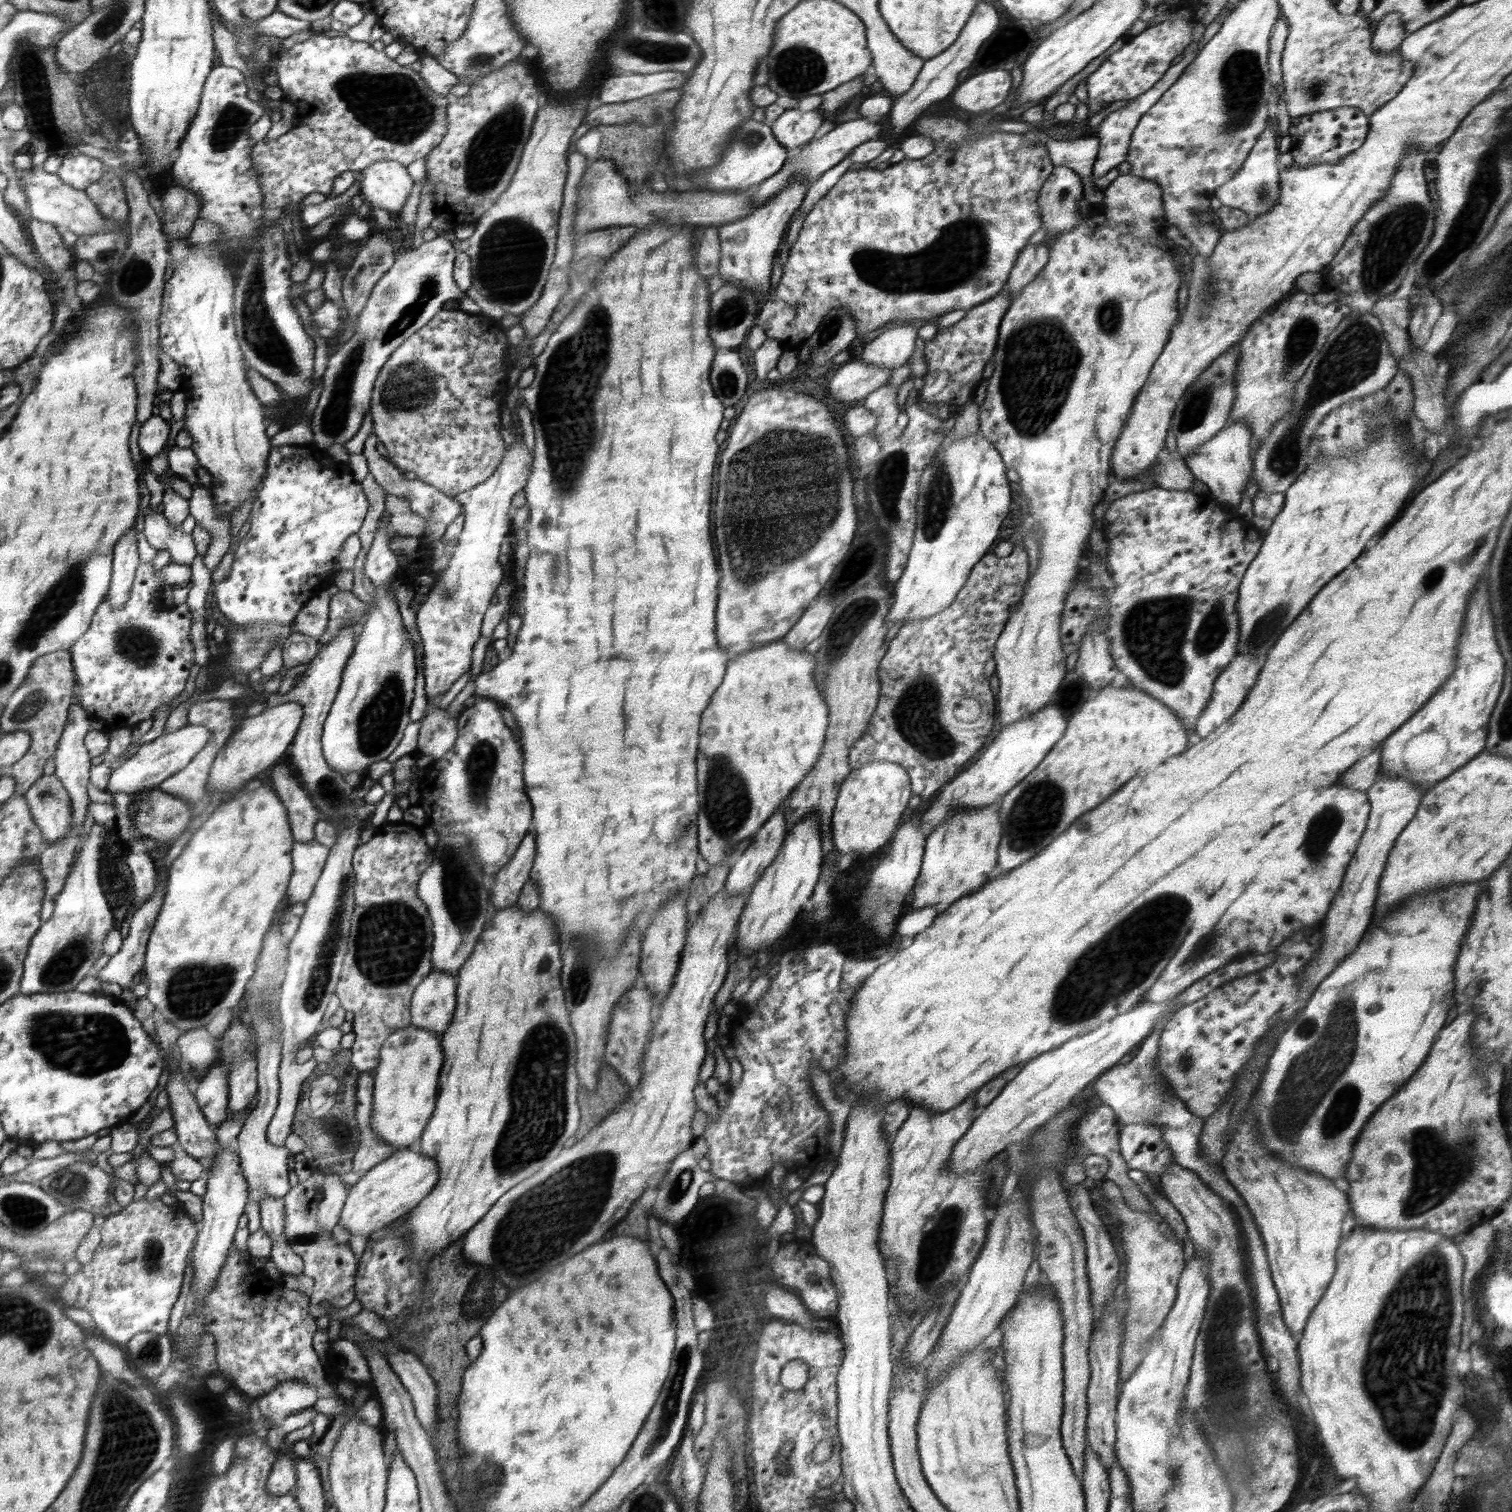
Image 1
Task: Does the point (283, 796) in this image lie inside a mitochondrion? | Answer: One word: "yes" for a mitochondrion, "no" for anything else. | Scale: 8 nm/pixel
no

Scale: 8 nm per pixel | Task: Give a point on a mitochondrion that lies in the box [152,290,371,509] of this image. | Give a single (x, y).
(353, 360)

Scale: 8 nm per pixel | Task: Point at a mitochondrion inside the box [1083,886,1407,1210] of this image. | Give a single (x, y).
(1316, 1083)

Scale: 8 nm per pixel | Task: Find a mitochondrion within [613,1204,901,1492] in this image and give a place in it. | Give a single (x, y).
(670, 1406)

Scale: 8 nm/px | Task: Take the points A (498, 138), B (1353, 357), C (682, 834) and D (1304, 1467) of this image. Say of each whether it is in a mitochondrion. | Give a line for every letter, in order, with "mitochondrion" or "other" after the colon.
A: mitochondrion
B: mitochondrion
C: mitochondrion
D: other

